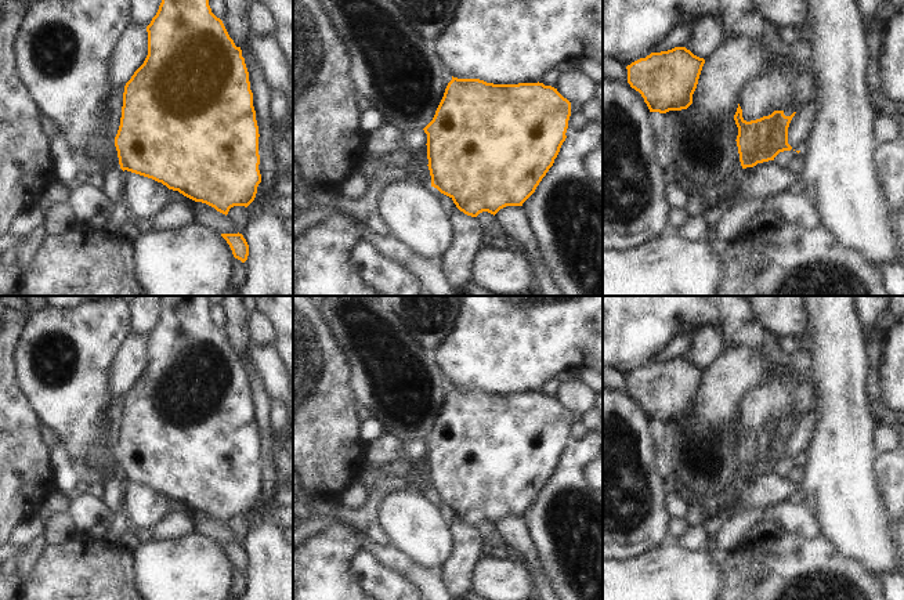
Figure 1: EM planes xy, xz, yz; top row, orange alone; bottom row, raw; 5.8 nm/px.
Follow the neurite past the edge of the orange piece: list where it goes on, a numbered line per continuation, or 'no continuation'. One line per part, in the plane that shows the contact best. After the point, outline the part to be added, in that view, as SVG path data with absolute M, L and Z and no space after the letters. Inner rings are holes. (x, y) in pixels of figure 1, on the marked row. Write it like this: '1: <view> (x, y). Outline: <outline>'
no continuation.

